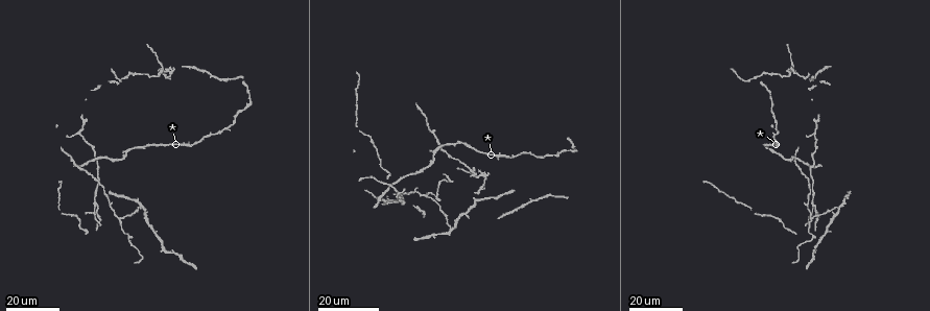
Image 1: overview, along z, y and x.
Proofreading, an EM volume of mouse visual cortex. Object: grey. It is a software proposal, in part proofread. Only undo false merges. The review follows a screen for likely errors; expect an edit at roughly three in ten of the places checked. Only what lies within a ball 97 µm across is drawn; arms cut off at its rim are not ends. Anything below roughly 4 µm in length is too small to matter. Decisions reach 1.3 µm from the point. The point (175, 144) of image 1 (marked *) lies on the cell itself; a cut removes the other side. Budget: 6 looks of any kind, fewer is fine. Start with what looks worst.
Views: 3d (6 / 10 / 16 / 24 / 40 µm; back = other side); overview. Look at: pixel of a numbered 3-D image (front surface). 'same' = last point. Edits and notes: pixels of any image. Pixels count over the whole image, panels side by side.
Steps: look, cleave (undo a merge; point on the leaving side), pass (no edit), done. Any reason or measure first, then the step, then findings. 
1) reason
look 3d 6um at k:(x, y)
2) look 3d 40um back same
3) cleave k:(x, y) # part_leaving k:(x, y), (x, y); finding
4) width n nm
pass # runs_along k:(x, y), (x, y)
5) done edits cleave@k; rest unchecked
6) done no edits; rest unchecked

three-way junction
look 3d 16um at 1:(813, 182)

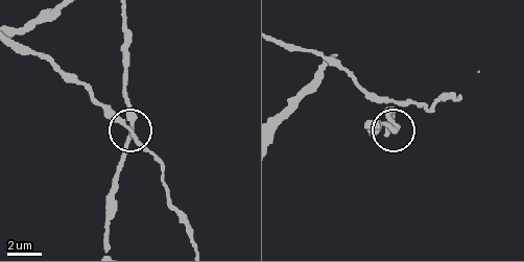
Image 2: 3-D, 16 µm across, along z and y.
look 3d 10um at 2:(129, 141)

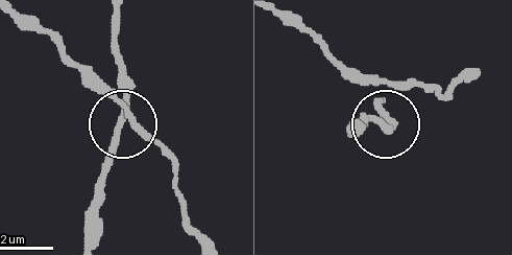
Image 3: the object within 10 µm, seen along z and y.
side_arm 75 um; arms 3
pass # one cell here

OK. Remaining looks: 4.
look 3d 16um at 1:(811, 204)

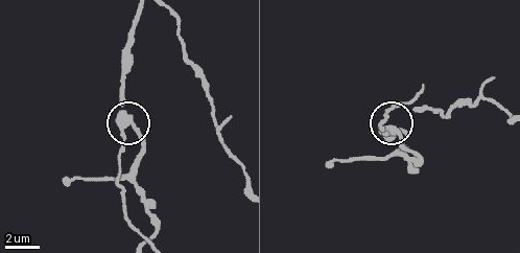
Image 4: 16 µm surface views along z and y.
look 3d 6um at 4:(124, 123)

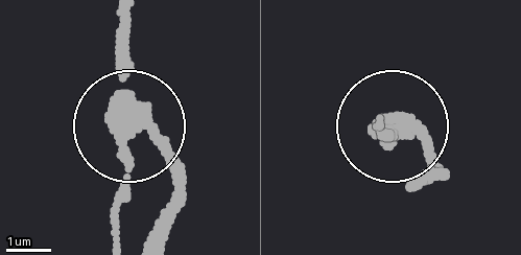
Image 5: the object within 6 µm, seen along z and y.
cleave 5:(127, 182) # part_leaving 5:(136, 115), (114, 235); a second cell is stuck on

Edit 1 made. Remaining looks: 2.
branch point
look 3d 24um at 1:(840, 204)

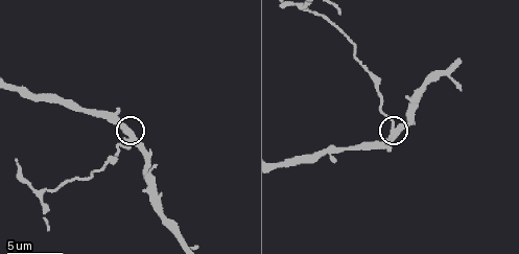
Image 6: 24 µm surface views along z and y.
look 3d 10um at 6:(135, 140)

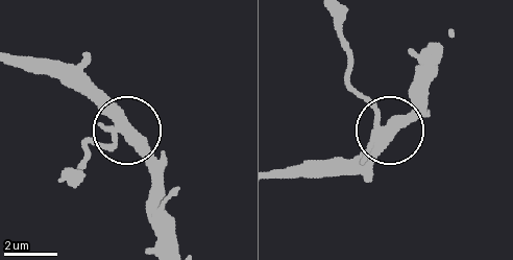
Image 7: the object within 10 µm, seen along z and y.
width 350 nm
pass # continuous, no second cell

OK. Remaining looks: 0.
done edits cleave@5; rest unchecked

